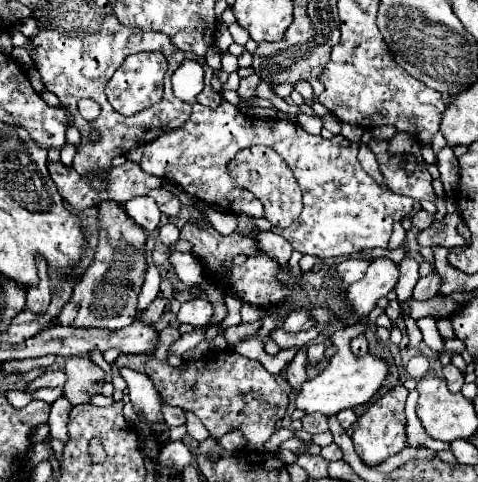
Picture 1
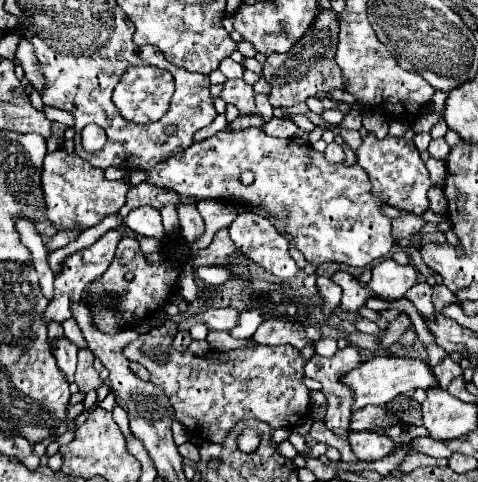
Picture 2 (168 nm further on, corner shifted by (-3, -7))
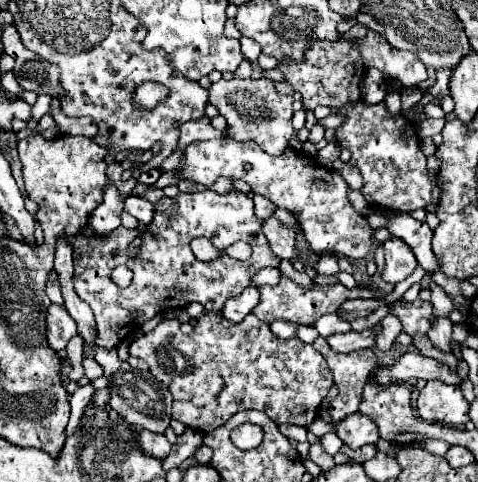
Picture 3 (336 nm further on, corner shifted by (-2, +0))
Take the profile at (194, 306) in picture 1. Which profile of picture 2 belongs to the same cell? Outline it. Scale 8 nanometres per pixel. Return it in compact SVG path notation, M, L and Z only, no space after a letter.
M234 307L208 308L198 318L210 328L210 330L230 330L234 324L238 324L240 312Z

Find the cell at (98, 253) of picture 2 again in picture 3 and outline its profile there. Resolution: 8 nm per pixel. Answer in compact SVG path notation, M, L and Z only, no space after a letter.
M109 183L109 189L105 189L103 203L89 217L87 229L95 237L107 237L121 225L121 213L123 213L123 201L119 197L119 191L113 183Z

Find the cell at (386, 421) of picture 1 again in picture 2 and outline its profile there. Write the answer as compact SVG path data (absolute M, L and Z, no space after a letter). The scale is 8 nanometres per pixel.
M350 432L348 434L352 452L360 460L380 460L390 454L394 448L394 442L388 436L372 434L372 432Z

